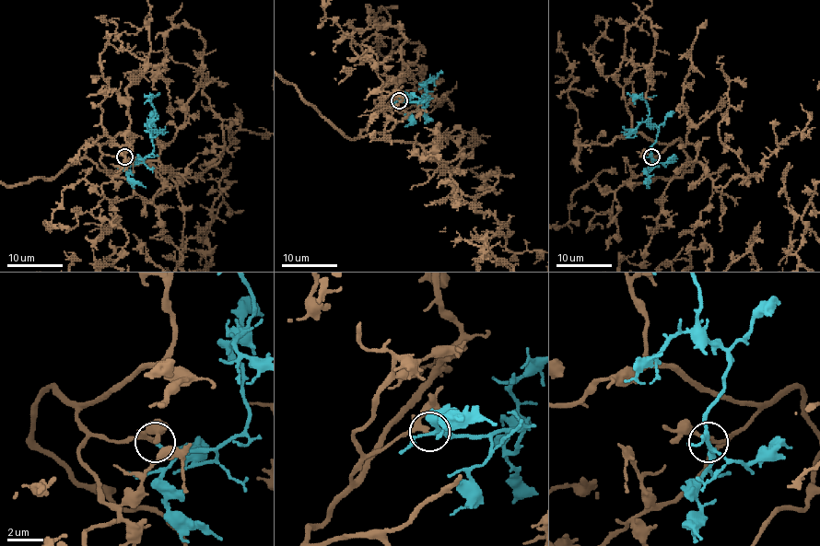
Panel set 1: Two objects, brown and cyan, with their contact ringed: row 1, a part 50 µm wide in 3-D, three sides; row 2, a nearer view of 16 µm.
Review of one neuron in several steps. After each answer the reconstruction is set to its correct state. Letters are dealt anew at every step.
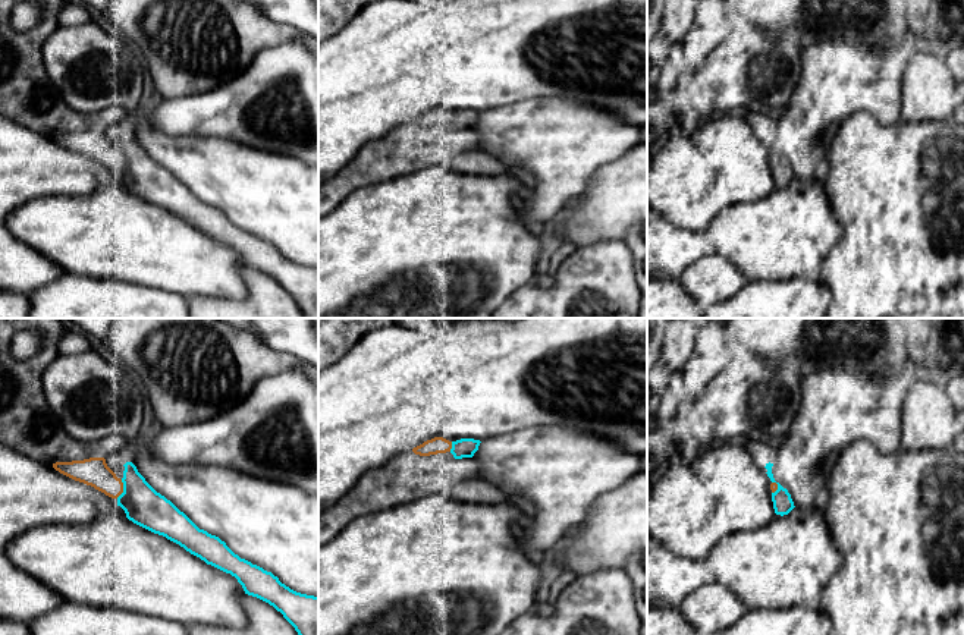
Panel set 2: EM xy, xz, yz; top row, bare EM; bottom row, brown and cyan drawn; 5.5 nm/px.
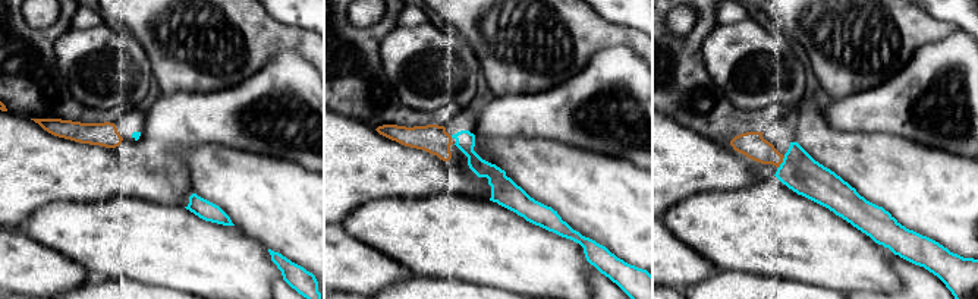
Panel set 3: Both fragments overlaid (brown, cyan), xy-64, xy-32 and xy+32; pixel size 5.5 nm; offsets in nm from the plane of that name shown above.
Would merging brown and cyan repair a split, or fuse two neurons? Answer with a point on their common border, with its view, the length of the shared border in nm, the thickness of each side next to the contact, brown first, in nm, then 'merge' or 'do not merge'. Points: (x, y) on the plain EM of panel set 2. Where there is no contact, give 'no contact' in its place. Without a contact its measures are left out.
xy (122, 160) | 110 nm | 160/220 nm | merge

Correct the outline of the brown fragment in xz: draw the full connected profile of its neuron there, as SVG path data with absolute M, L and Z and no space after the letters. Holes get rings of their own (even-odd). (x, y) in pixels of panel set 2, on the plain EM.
M434 109L414 119L412 123L420 128L430 128L450 123L455 131L462 131L462 129L472 129L474 125L478 122L480 114L481 114L480 111L474 110L461 110L456 113L449 113L443 109Z

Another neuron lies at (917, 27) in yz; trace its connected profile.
M911 12L910 13L910 31L916 35L920 45L924 44L924 31L926 31L924 18L926 18L924 12Z

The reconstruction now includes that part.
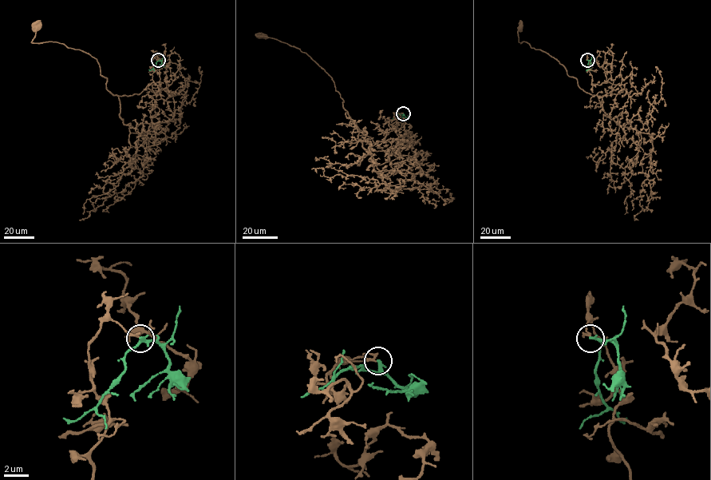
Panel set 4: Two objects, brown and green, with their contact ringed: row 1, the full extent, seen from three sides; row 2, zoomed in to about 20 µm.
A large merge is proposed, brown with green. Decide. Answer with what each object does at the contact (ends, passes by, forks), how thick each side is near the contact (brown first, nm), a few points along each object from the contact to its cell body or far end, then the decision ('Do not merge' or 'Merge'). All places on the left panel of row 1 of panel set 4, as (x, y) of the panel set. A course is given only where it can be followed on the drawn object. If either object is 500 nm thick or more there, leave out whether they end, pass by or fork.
At the ring brown passes by. At the ring green passes by. Thickness 150 nm (brown) against 200 nm. Course of brown: (158, 60), (152, 61), (152, 80), (159, 85), (113, 95), (94, 57), (57, 41), (32, 42), (36, 27). Course of green: (158, 60), (148, 69). Do not merge

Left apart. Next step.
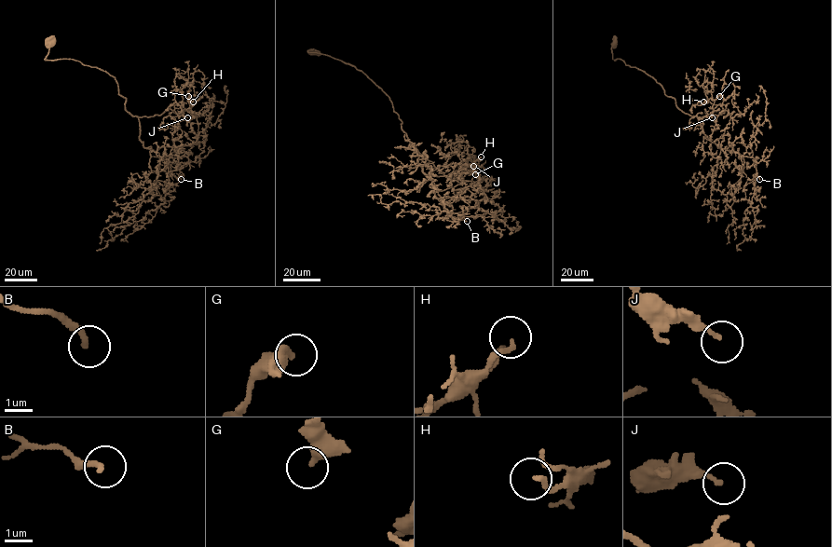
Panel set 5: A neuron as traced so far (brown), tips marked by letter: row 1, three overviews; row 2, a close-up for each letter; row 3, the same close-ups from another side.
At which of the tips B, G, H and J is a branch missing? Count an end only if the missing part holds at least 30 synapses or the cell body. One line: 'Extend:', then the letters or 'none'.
Extend: B

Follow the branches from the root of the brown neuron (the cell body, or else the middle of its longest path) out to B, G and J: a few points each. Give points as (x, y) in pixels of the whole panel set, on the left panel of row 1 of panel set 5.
B: (49, 43), (45, 60), (78, 61), (115, 78), (125, 109), (138, 118), (143, 145), (165, 157), (181, 179)
G: (49, 43), (45, 60), (73, 59), (112, 75), (133, 116), (161, 115), (170, 103), (187, 109), (188, 96)
J: (49, 43), (45, 60), (73, 59), (112, 75), (133, 116), (161, 115), (171, 103), (187, 117)

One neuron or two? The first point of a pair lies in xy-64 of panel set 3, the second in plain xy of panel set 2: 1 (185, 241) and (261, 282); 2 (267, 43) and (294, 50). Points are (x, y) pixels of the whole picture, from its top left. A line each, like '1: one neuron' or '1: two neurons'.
1: two neurons
2: two neurons

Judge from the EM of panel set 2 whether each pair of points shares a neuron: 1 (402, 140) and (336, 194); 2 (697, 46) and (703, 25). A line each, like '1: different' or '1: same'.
1: same
2: same

